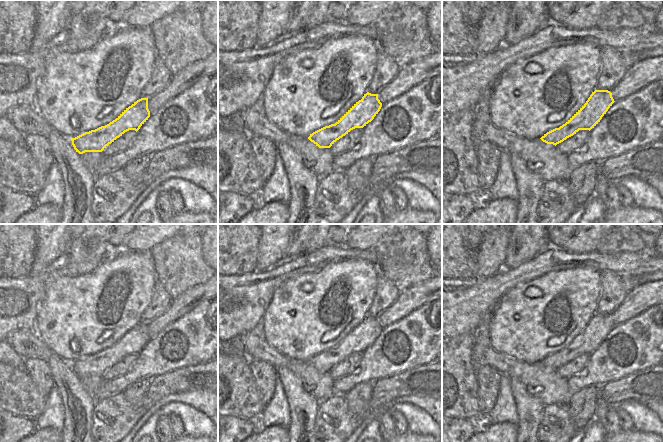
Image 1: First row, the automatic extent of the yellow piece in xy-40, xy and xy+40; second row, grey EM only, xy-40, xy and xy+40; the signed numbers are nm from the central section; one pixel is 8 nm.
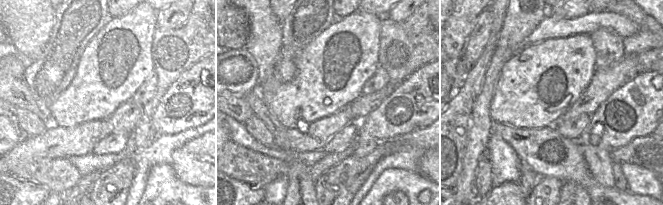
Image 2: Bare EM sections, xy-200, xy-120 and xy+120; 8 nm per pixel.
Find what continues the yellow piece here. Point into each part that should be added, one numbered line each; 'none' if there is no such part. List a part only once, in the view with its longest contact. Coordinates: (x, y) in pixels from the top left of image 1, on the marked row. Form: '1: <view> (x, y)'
none

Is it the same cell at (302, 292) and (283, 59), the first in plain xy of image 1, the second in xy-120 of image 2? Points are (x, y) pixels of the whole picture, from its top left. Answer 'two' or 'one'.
two

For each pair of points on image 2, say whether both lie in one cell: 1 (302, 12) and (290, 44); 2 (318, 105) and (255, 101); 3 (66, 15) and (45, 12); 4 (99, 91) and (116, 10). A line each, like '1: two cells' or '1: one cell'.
1: one cell
2: two cells
3: two cells
4: two cells

